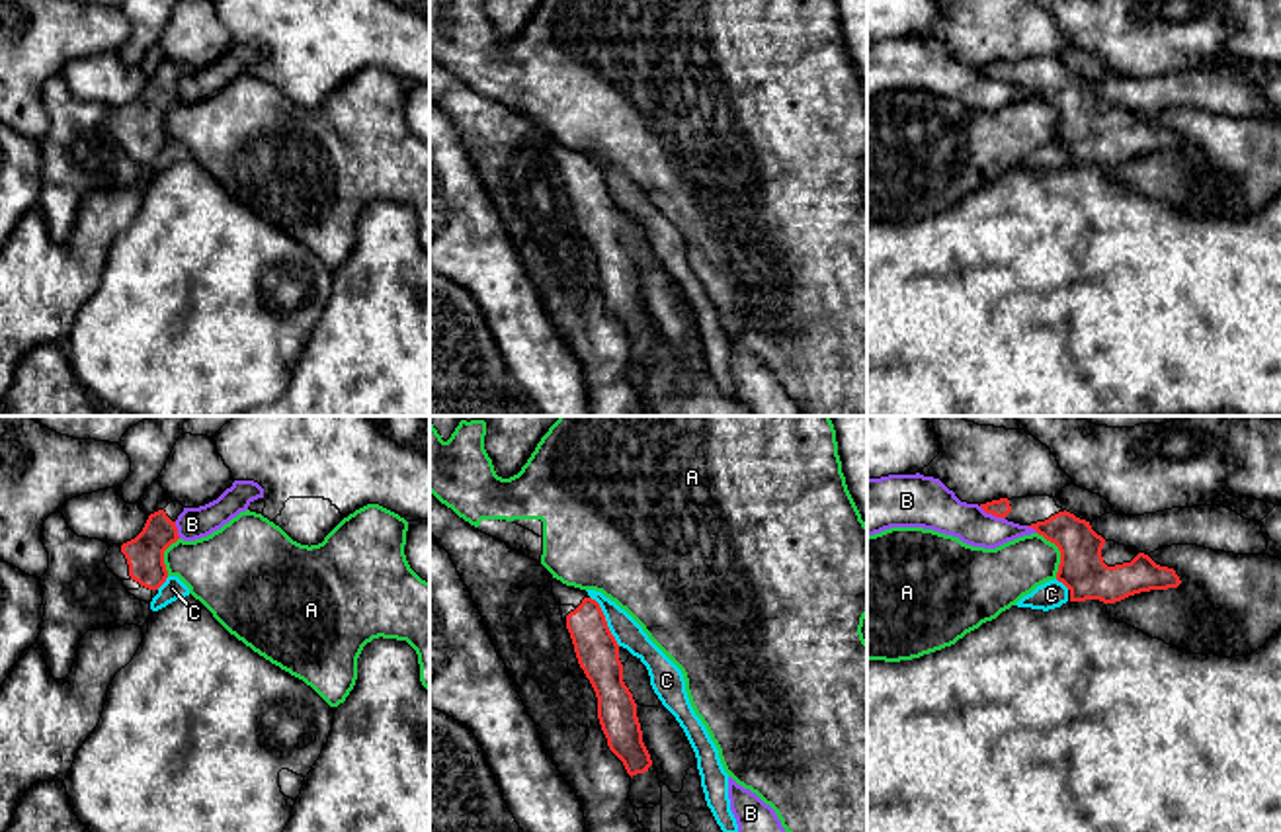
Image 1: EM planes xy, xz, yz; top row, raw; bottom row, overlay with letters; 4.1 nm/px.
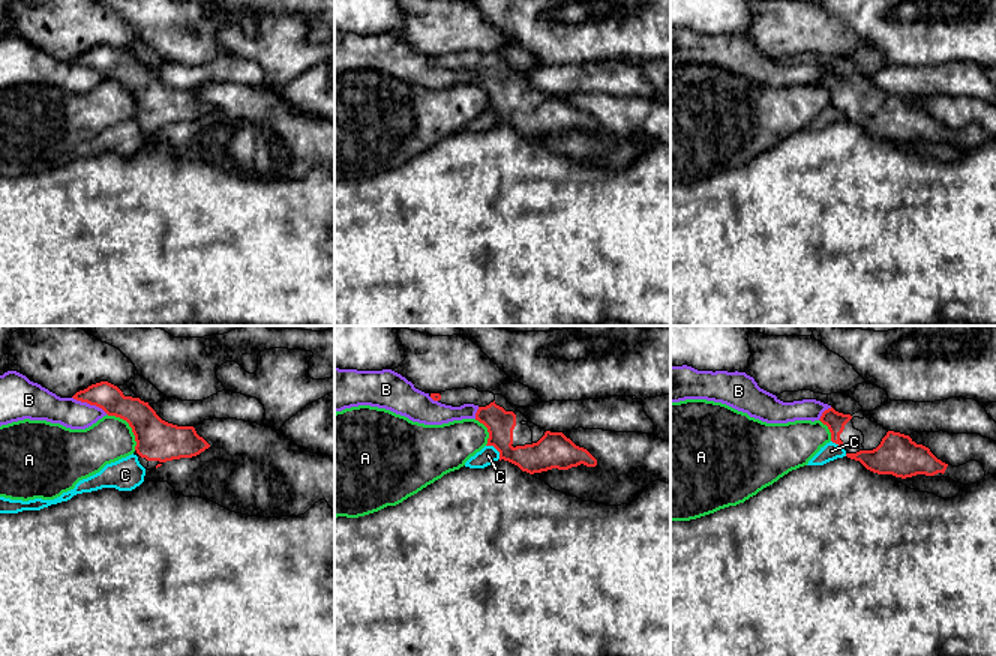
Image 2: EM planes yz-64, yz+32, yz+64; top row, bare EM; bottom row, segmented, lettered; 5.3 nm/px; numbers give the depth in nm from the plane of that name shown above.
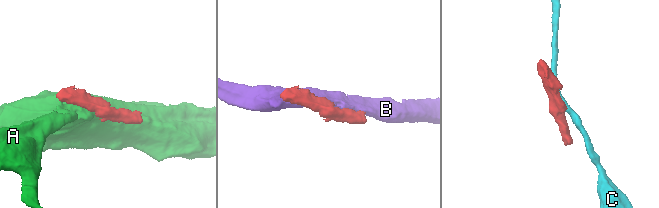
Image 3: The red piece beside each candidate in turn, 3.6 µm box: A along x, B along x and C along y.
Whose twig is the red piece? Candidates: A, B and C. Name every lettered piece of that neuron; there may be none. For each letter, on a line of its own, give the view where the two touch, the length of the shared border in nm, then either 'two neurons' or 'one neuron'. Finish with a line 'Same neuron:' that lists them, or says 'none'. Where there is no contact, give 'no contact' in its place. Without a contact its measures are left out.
A: yz | 200 nm | two neurons
B: yz | 130 nm | two neurons
C: xz | 240 nm | two neurons
Same neuron: none

